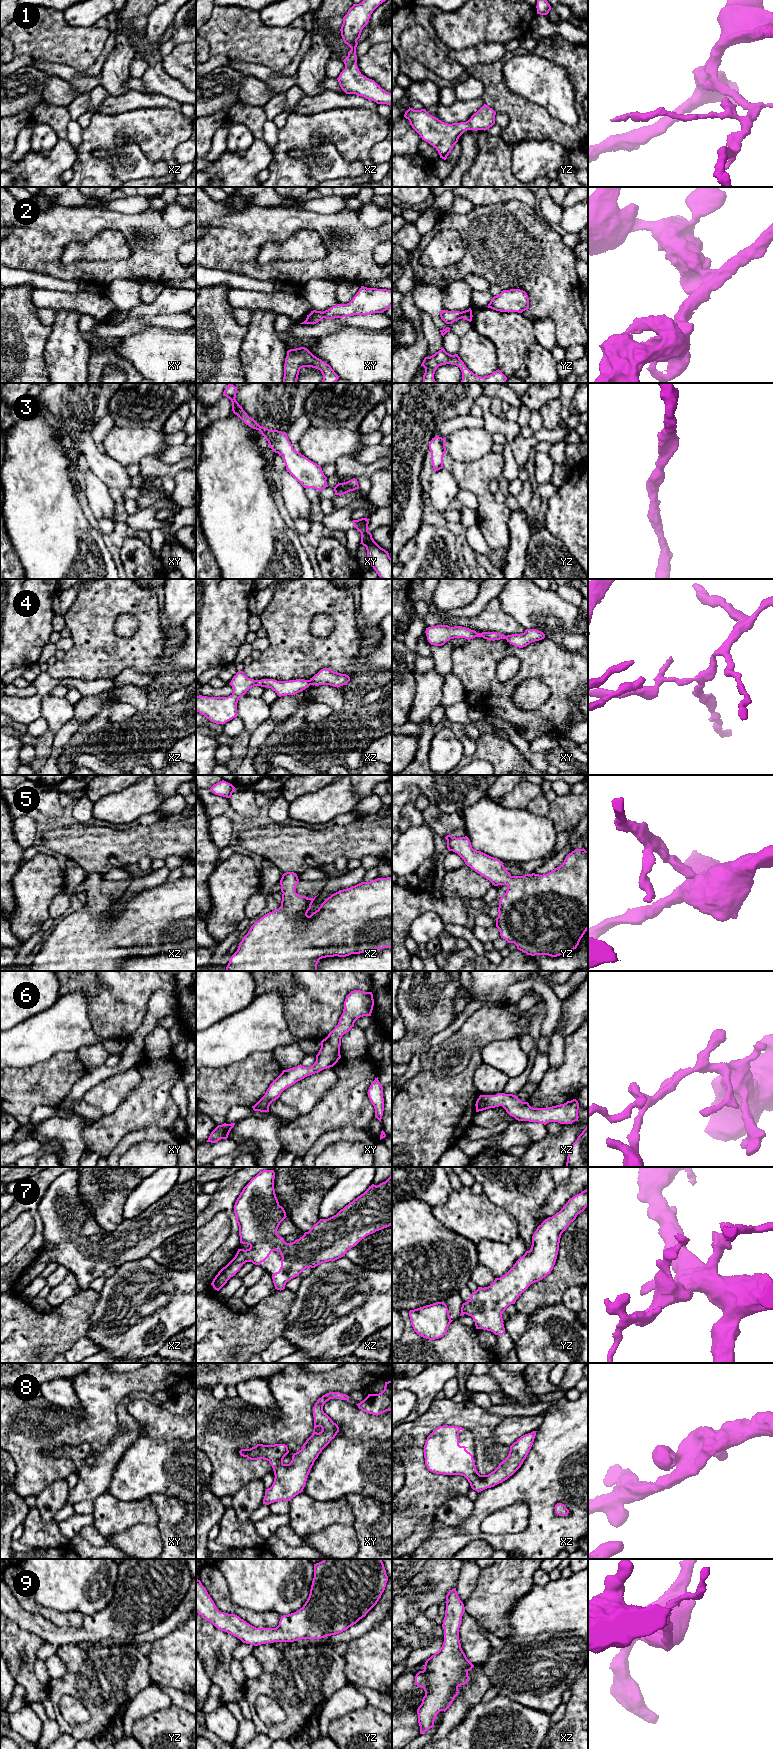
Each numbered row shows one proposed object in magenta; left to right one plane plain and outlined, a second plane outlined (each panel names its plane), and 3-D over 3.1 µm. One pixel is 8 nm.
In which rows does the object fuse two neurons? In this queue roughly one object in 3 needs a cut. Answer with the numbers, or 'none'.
2, 4

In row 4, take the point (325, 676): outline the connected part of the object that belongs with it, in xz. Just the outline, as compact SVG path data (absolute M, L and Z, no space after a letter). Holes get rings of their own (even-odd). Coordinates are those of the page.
M323 668L310 678L309 681L310 685L330 685L338 688L340 686L347 685L350 681L350 677L346 674L334 672L329 668Z

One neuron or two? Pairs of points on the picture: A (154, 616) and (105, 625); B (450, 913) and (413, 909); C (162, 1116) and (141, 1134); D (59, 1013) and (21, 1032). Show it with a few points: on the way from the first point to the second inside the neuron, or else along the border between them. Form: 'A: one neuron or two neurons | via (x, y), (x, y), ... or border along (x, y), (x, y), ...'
A: one neuron | via (141, 608), (119, 608), (115, 612)
B: one neuron | via (441, 907), (422, 905)
C: two neurons | border along (168, 1129), (143, 1127), (132, 1130), (127, 1134)
D: one neuron | via (50, 1022), (40, 1032), (30, 1032)

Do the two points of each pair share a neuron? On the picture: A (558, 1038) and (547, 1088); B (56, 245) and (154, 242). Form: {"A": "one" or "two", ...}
{"A": "two", "B": "one"}

